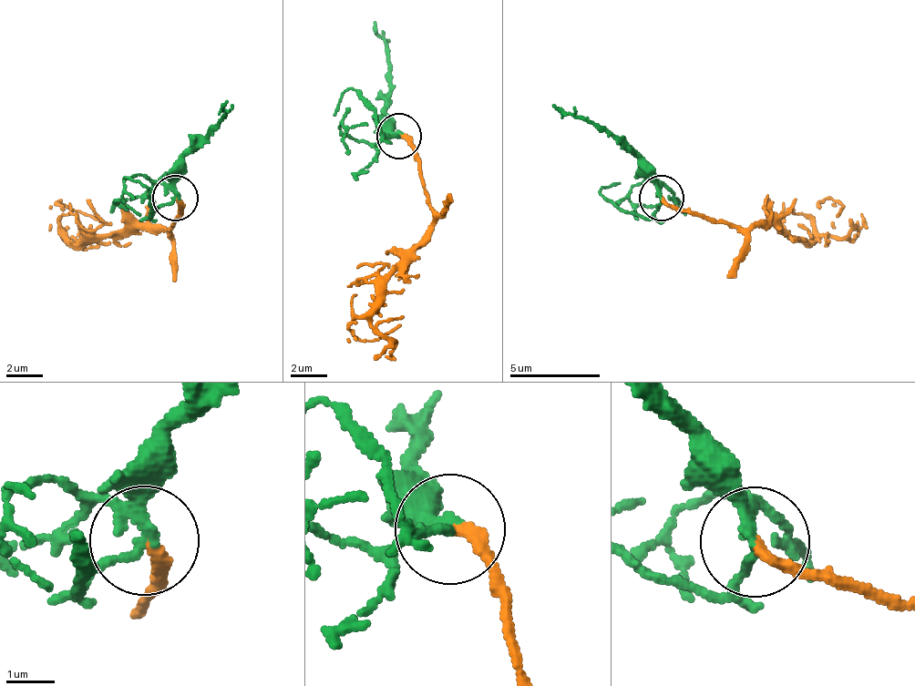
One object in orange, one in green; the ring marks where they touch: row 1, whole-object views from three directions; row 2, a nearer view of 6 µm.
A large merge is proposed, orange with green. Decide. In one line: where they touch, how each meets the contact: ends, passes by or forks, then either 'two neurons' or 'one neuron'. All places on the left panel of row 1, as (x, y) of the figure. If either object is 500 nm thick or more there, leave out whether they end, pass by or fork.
at (175, 198); orange ends there; green forks there; one neuron

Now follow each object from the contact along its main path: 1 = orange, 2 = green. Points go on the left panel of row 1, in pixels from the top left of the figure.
1: (176, 199), (178, 220), (160, 232), (107, 233), (79, 243), (59, 217), (61, 199), (102, 223)
2: (176, 199), (181, 161), (210, 137), (228, 102)

